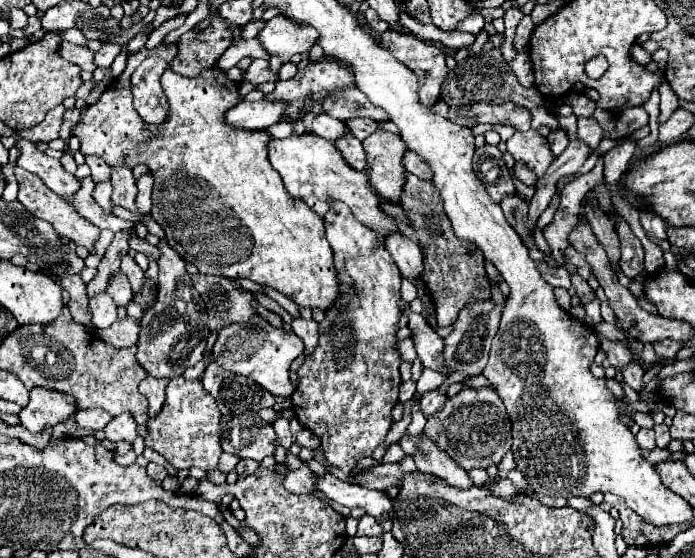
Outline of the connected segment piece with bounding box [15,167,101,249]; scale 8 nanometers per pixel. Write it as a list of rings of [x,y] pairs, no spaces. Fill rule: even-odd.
[[[15,167],[15,177],[17,177],[17,183],[19,183],[19,201],[27,207],[29,213],[33,213],[33,215],[39,217],[39,219],[49,221],[49,223],[53,225],[53,229],[55,229],[61,237],[69,237],[75,245],[81,245],[81,247],[85,247],[85,249],[91,249],[91,247],[93,247],[93,243],[97,241],[97,237],[99,237],[99,233],[101,233],[99,227],[91,225],[85,217],[81,217],[81,215],[73,209],[71,203],[67,203],[67,201],[63,201],[59,195],[51,193],[51,189],[47,189],[47,185],[43,185],[43,183],[39,181],[39,177],[35,177],[35,175],[27,173],[27,171],[23,171],[21,167]]]

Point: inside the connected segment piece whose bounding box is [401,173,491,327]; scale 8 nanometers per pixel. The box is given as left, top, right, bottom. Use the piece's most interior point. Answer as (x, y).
(454, 272)

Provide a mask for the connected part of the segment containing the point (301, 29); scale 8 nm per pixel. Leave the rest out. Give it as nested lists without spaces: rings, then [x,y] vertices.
[[[277,15],[267,21],[257,39],[265,45],[269,55],[279,55],[281,61],[287,63],[295,53],[309,51],[317,43],[319,33],[309,25],[301,25],[285,15]]]

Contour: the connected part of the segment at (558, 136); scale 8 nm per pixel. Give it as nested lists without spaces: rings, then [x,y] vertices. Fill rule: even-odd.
[[[559,129],[559,133],[549,133],[547,141],[549,141],[549,145],[551,145],[551,153],[553,153],[555,157],[559,157],[559,155],[565,151],[565,147],[569,145],[569,139],[567,139],[565,129]]]

